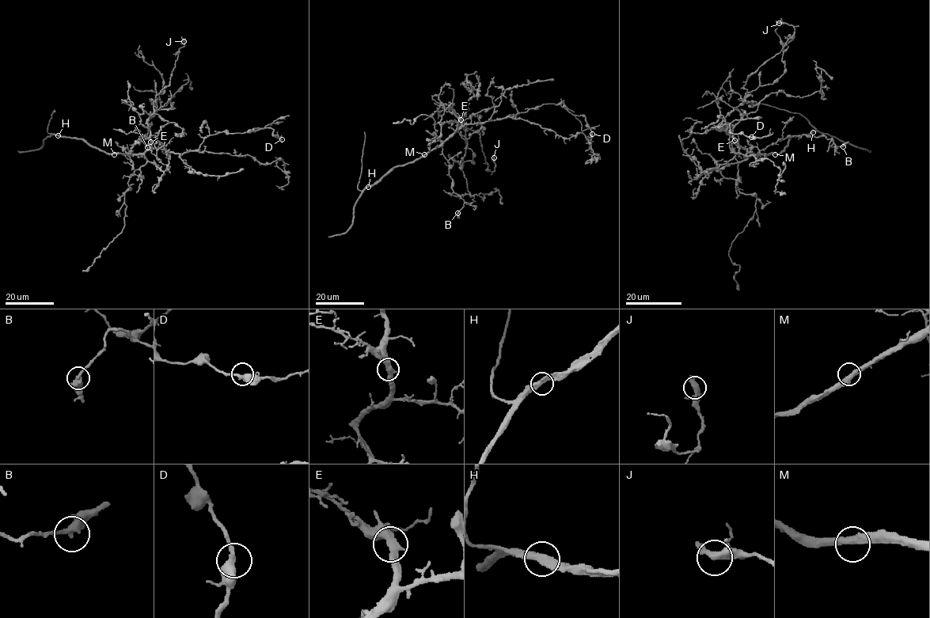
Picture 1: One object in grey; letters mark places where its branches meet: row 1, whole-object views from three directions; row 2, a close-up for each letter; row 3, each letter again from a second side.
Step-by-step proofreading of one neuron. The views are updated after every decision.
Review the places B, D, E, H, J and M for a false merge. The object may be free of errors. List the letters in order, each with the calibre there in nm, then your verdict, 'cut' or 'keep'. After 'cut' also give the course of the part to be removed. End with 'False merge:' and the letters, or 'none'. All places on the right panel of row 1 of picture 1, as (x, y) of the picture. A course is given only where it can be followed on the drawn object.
B: calibre 400 nm; keep
D: calibre 400 nm; keep
E: calibre 400 nm; keep
H: calibre 400 nm; keep
J: calibre 400 nm; keep
M: calibre 440 nm; keep
False merge: none

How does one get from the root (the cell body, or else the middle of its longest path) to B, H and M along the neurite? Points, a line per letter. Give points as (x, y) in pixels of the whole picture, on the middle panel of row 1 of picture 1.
B: (464, 125), (441, 142), (442, 154), (449, 164), (452, 189), (469, 204), (465, 202), (457, 213)
H: (464, 125), (419, 158), (394, 167), (368, 187)
M: (464, 125), (424, 154)

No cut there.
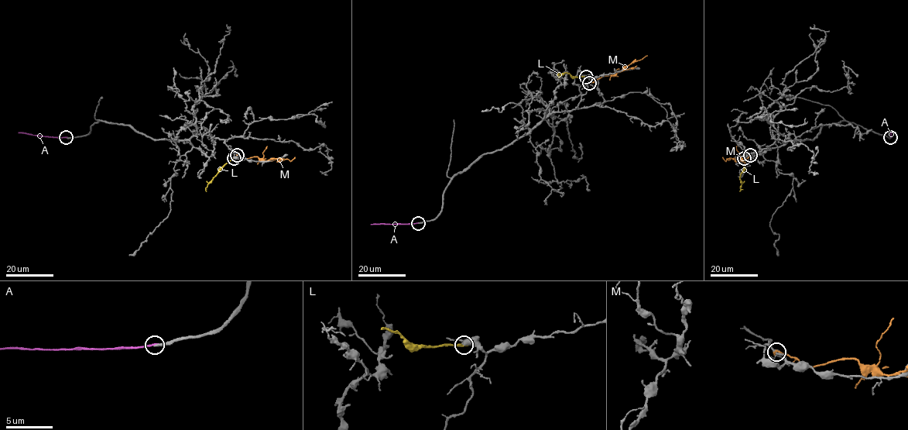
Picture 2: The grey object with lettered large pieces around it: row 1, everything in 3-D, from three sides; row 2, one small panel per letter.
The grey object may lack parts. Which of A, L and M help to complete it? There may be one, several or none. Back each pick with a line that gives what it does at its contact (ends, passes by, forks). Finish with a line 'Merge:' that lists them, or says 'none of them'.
Merge: none of them

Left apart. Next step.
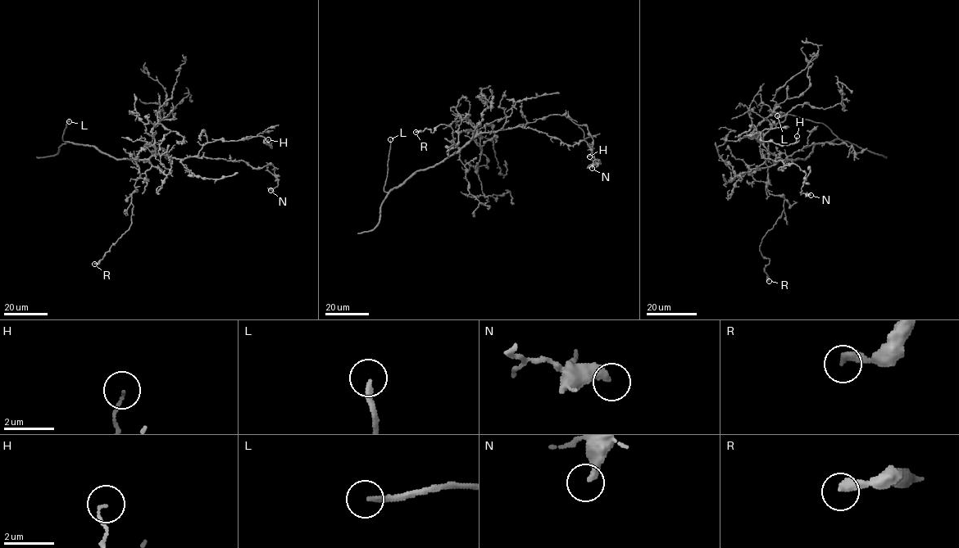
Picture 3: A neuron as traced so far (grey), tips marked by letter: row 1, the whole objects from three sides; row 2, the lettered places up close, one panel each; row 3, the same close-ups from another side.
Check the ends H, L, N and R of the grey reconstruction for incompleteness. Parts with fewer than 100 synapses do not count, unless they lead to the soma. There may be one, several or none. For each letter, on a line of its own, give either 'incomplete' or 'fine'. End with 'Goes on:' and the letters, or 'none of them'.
H: fine
L: incomplete
N: fine
R: fine
Goes on: L

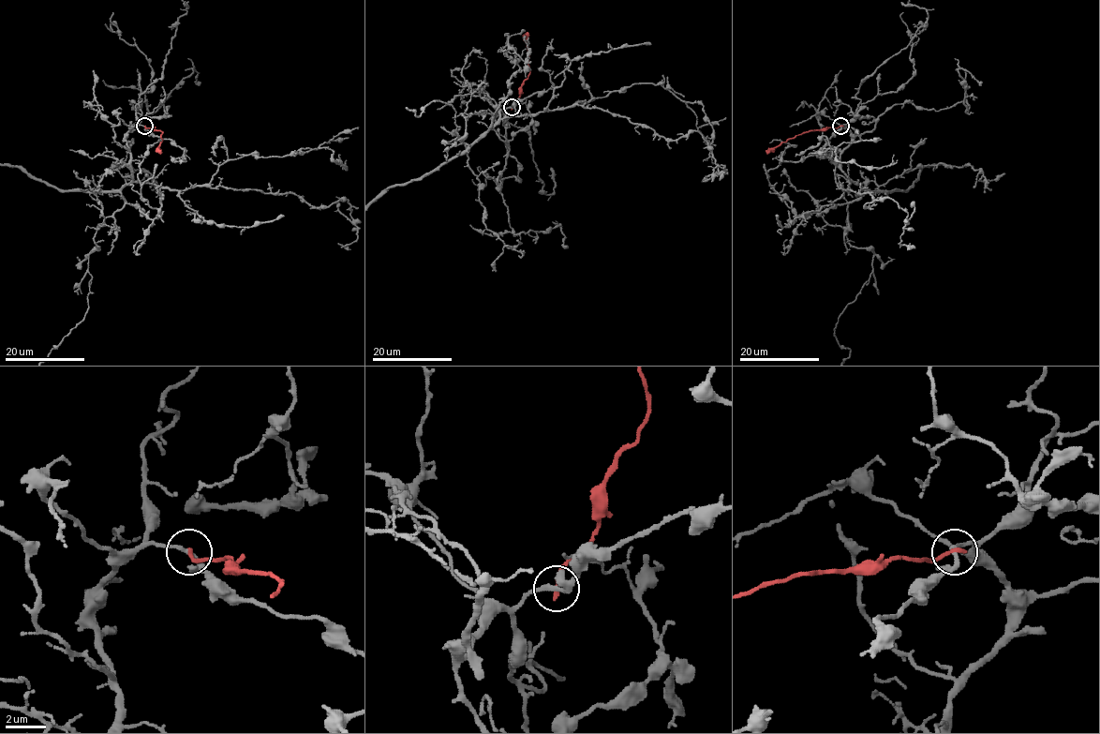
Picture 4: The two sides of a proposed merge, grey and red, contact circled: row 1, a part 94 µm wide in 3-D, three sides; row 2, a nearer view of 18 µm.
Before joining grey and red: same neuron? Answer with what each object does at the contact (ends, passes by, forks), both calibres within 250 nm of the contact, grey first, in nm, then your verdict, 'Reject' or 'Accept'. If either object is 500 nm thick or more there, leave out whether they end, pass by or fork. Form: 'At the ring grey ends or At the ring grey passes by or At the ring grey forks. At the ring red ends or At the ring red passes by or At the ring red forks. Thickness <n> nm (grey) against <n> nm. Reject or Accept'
At the ring grey passes by. At the ring red ends. Thickness 200 nm (grey) against 240 nm. Reject

